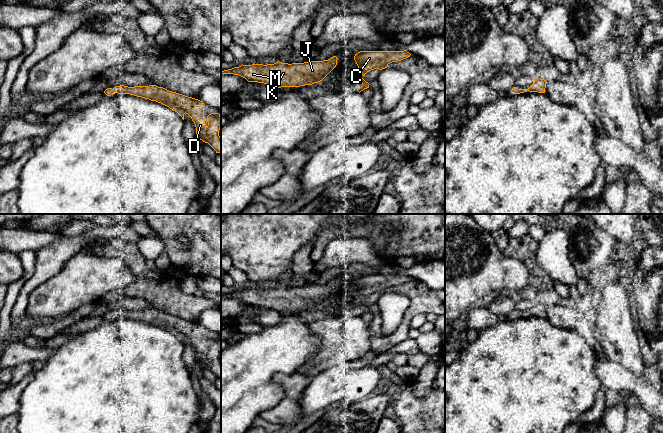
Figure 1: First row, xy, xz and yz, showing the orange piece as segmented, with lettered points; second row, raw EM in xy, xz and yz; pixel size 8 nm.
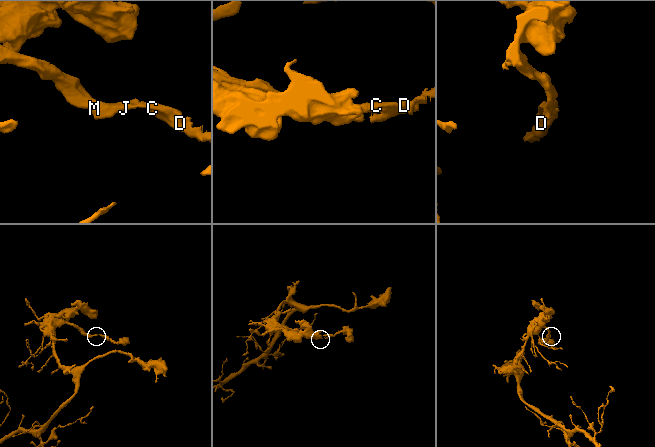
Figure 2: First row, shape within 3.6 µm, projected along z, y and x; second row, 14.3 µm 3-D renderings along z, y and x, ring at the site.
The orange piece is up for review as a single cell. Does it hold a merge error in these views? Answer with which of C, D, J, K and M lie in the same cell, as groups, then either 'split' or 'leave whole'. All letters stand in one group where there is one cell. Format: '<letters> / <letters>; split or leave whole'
C D J K M; leave whole

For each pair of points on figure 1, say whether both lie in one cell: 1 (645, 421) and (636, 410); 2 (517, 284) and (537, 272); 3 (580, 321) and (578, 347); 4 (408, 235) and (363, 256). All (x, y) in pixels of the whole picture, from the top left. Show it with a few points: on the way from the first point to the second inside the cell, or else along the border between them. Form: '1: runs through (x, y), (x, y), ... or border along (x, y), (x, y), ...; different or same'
1: runs through (642, 418), (637, 413); same
2: border along (516, 257), (529, 272), (529, 282), (523, 290); different
3: border along (556, 327), (571, 328), (579, 332), (592, 346); different
4: border along (355, 237), (368, 238), (373, 247), (387, 260); different

